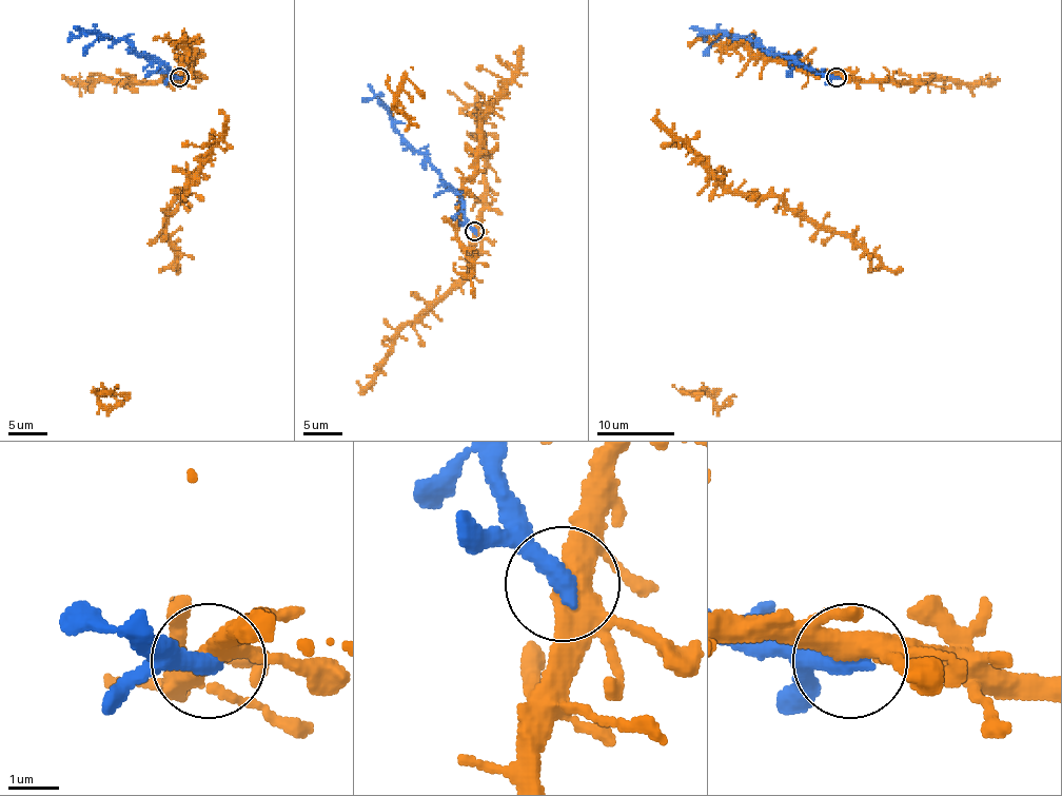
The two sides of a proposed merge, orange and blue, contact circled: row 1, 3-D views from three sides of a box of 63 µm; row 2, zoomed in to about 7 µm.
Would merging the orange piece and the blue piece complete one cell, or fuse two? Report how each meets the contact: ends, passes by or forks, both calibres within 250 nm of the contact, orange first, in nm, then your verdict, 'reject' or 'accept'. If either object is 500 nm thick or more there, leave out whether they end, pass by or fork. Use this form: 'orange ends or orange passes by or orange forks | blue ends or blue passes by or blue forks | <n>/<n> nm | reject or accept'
500/440 nm | reject

